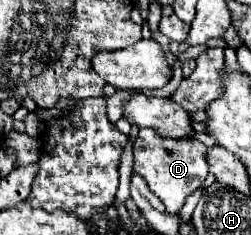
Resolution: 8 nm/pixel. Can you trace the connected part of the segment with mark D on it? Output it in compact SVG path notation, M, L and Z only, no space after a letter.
M143 128L137 134L133 150L135 150L133 170L139 172L147 180L151 192L155 192L155 196L159 196L163 200L165 208L171 214L181 210L181 206L185 204L185 198L191 192L195 192L209 174L207 146L195 138L171 140L171 138L159 136L157 130L153 130L153 128Z

